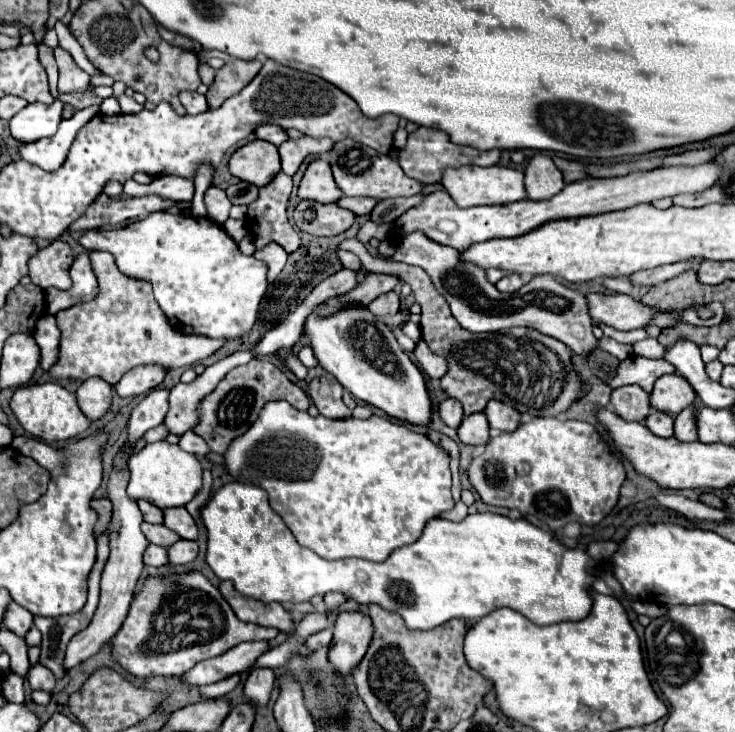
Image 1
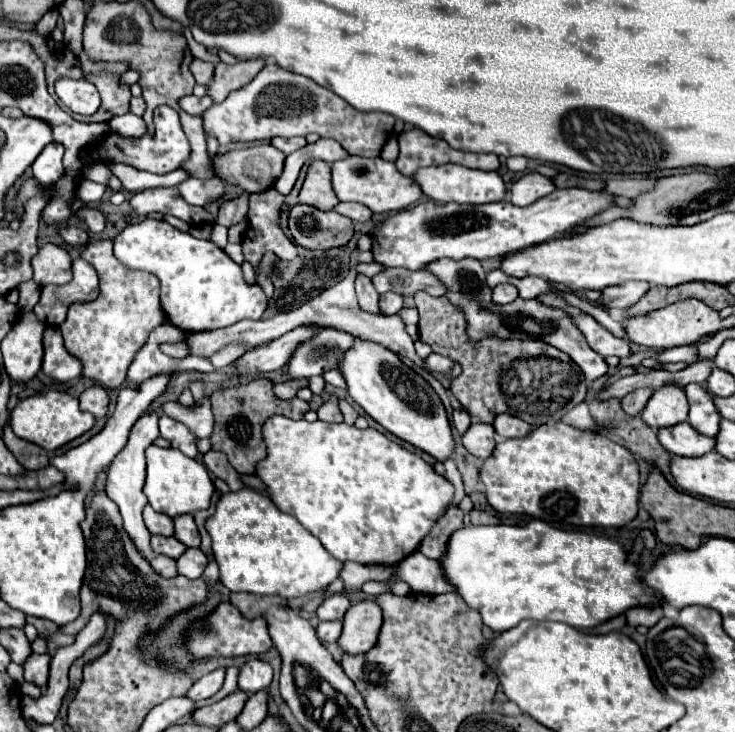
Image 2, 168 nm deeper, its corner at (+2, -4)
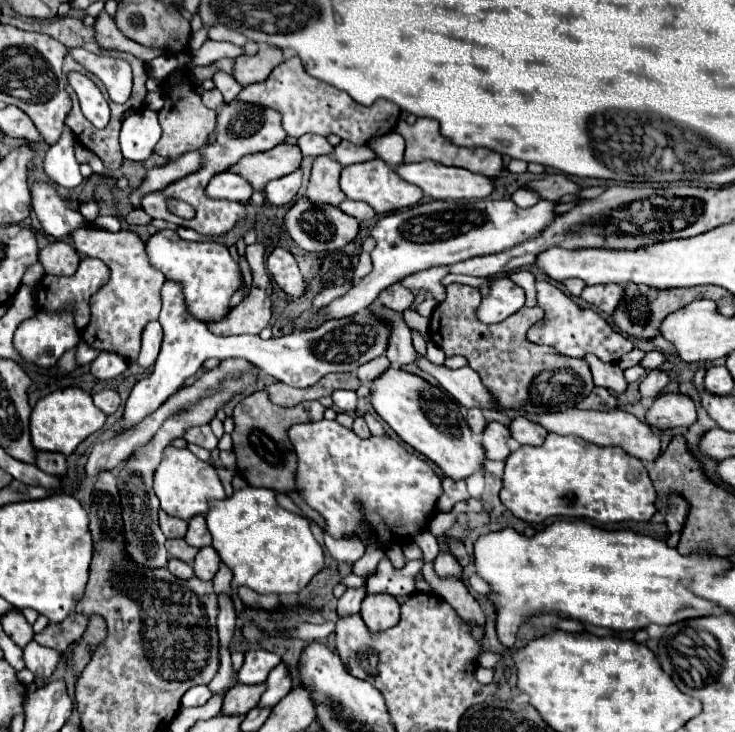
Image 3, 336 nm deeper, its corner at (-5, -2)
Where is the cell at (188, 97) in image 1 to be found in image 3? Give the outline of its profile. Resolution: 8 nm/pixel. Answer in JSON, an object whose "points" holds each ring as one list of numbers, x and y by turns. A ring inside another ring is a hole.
{"points":[[212,88,212,90,206,90,206,92,202,94,202,102,204,102,204,106,208,106,208,108,216,110,218,106,222,106,222,104,224,104,224,96,220,94,220,90,218,90,218,88]]}

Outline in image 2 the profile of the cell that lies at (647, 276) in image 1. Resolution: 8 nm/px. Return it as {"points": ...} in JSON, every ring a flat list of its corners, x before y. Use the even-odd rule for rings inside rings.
{"points":[[631,280,625,284,617,284,617,286,609,286,603,290,603,296,599,298,599,306,609,308,629,308,633,306,637,300,641,300,647,290,651,288,649,282,643,280]]}

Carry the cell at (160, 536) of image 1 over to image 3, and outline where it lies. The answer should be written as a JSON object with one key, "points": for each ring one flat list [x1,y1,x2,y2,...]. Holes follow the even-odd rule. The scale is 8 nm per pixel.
{"points":[[166,540,166,550,172,558,178,558,178,560,184,560,188,564,194,562,196,554,198,554,198,548,192,548,188,546,184,540]]}

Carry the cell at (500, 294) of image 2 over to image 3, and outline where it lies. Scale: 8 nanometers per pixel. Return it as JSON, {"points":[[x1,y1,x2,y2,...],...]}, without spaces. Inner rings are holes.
{"points":[[496,278,490,286,490,294,482,298,476,316,484,324,496,324,512,316,524,306,524,290,510,278]]}

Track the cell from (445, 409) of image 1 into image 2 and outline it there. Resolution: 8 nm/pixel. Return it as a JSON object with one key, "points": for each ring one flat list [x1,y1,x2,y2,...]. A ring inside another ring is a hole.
{"points":[[453,410,453,426,459,434,465,434,465,430,471,426,471,418,465,410]]}

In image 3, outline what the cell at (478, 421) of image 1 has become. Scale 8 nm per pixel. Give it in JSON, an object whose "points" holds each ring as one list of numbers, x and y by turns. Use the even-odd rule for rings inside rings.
{"points":[[490,422,482,434,482,444,490,460,506,460,510,456,510,430,498,422]]}

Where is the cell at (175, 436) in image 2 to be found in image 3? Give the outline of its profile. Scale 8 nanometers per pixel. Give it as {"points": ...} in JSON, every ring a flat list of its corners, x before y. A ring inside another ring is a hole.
{"points":[[208,424,189,428,183,438,186,442,196,444,196,446,202,446,202,448,206,448,206,450,210,450,210,452,218,446,218,438,212,434,212,430,210,430]]}

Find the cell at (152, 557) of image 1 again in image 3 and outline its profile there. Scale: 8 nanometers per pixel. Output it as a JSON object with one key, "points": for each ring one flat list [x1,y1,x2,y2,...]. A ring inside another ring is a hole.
{"points":[[172,558,172,560,168,562,168,570,170,570,176,578,182,578,182,580,190,580,190,578,194,576,192,566,186,564,186,562,182,562,182,560,176,560,176,558]]}

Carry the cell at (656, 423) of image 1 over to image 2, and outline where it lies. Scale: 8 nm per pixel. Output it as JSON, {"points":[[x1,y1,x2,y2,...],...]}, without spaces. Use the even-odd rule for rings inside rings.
{"points":[[687,422,661,428,657,432,657,438,665,450,677,456,701,456,713,450,713,438,693,432]]}

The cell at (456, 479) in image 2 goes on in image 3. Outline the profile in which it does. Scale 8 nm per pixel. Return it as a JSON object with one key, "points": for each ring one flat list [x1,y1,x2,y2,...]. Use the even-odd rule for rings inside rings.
{"points":[[444,478,444,480,442,480,442,490,444,490,444,492,442,492,442,496,438,498,438,506,440,506,444,512,450,512,456,502,470,498,464,480,458,480,458,482,456,482,456,480]]}

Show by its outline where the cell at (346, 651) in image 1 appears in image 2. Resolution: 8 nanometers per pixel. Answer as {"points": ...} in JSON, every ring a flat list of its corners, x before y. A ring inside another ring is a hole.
{"points":[[373,600,355,602,343,616,343,632,337,640,345,654,369,652,379,636,381,608]]}

